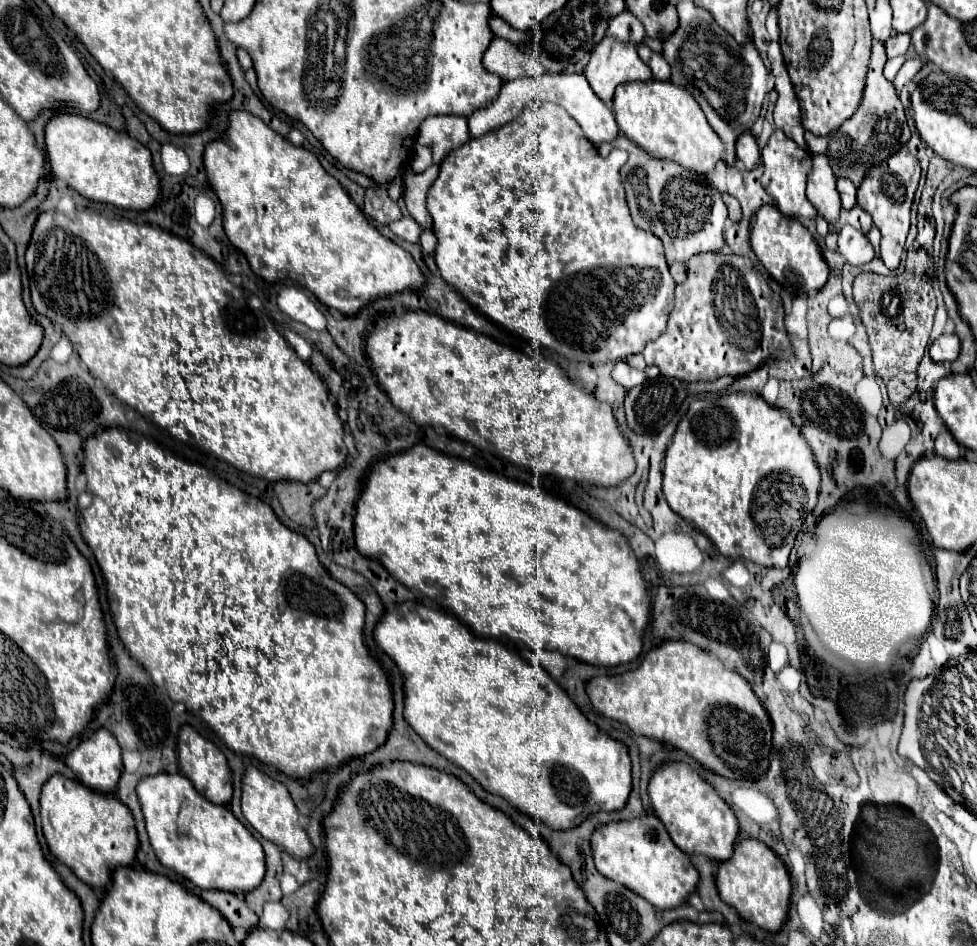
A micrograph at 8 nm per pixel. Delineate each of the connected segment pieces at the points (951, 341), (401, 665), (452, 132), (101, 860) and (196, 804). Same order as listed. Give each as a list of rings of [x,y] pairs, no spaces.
[[[944,334],[930,346],[930,356],[934,362],[954,362],[960,354],[960,340],[956,334]]]
[[[402,602],[394,610],[386,612],[380,618],[380,622],[376,624],[374,640],[376,640],[376,646],[394,660],[394,664],[398,666],[398,670],[402,674],[402,680],[404,680],[404,718],[406,718],[406,722],[416,730],[416,734],[420,734],[420,738],[424,738],[424,742],[430,748],[434,748],[438,754],[448,758],[452,764],[464,768],[486,792],[508,800],[508,804],[512,804],[516,810],[520,810],[524,814],[536,816],[540,822],[544,822],[552,830],[568,830],[572,826],[578,826],[590,814],[600,812],[600,810],[614,812],[614,810],[624,808],[626,800],[628,800],[628,794],[632,790],[632,774],[630,774],[632,764],[630,764],[628,748],[622,742],[616,742],[610,736],[606,736],[586,716],[582,716],[582,712],[576,708],[576,704],[570,700],[570,696],[550,678],[550,674],[546,670],[542,670],[536,664],[524,662],[518,654],[506,650],[496,640],[476,638],[464,624],[460,624],[456,618],[452,618],[452,614],[426,608],[424,604]]]
[[[430,116],[422,122],[418,130],[420,144],[434,144],[434,158],[442,162],[444,154],[468,142],[468,122],[462,116]]]
[[[56,774],[42,786],[40,814],[50,852],[88,886],[104,888],[116,866],[130,866],[134,862],[138,848],[134,818],[120,800]]]
[[[162,772],[142,778],[136,794],[140,798],[150,846],[162,866],[202,890],[248,892],[262,882],[264,852],[260,842],[226,806],[212,804],[200,796],[184,774]]]

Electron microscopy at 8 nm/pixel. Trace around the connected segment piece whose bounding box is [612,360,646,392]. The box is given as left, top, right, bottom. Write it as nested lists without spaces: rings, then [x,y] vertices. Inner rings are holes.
[[[624,360],[616,364],[616,368],[614,368],[614,372],[612,372],[612,378],[614,378],[614,382],[620,384],[626,392],[632,390],[632,386],[640,386],[640,382],[646,380],[644,372],[636,370],[636,368],[630,368]]]

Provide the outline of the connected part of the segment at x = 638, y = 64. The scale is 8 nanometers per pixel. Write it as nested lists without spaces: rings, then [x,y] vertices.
[[[604,38],[594,50],[584,70],[594,94],[610,104],[614,88],[622,82],[648,82],[650,68],[638,58],[636,46],[624,46],[616,38]]]

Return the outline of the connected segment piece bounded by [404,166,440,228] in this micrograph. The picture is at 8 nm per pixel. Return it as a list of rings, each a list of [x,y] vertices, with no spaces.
[[[430,166],[422,174],[414,174],[412,178],[404,180],[404,202],[410,212],[410,216],[422,226],[422,228],[432,228],[432,216],[428,214],[426,208],[426,194],[432,182],[436,180],[438,166]]]

